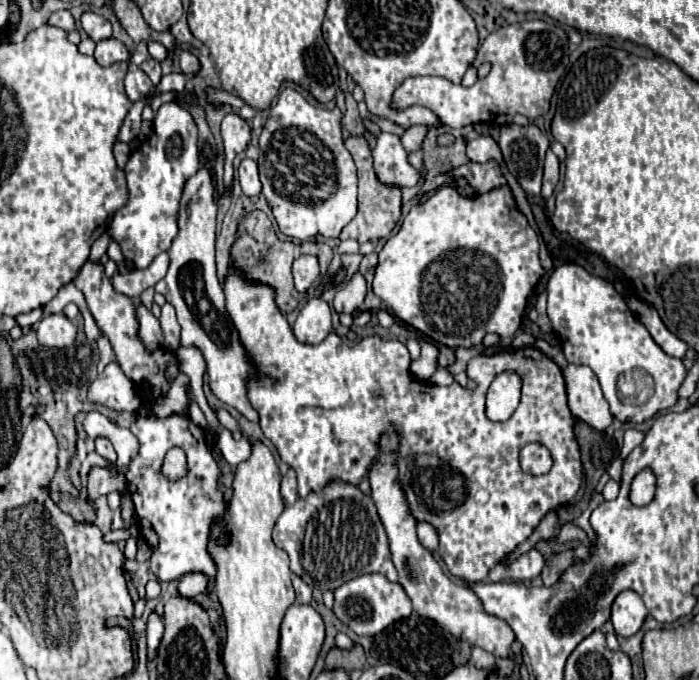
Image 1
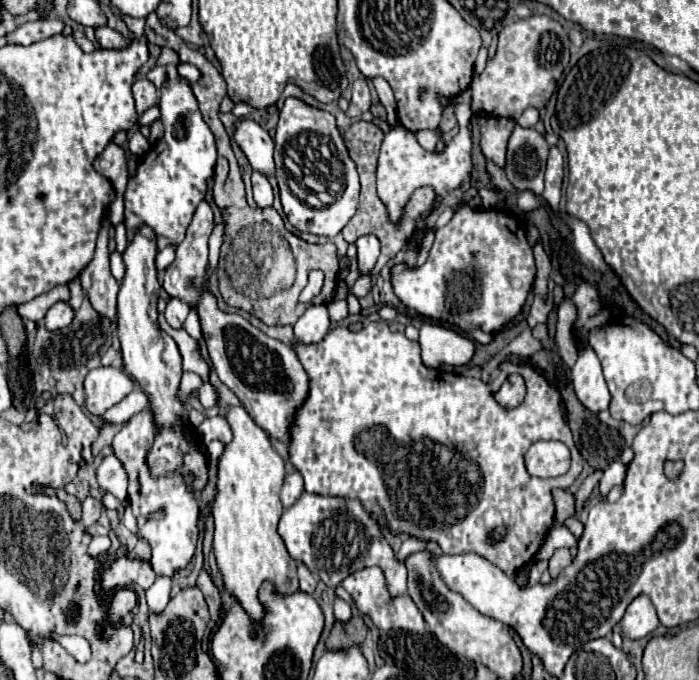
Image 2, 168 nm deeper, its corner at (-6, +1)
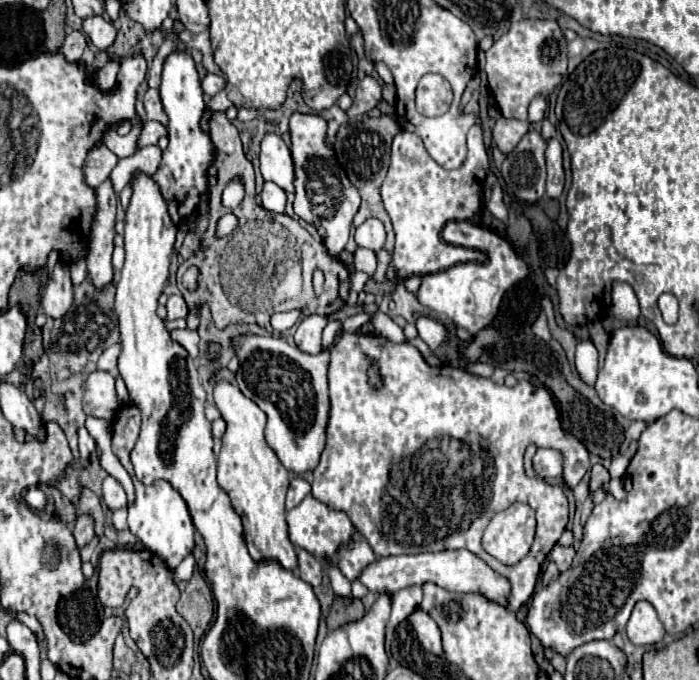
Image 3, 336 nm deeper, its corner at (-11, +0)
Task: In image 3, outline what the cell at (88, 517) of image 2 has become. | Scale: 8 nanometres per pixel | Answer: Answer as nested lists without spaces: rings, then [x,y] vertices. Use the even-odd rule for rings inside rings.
[[[79,515],[77,517],[75,529],[73,529],[73,537],[75,537],[79,549],[83,549],[95,537],[95,533],[93,533],[93,519],[89,515]]]

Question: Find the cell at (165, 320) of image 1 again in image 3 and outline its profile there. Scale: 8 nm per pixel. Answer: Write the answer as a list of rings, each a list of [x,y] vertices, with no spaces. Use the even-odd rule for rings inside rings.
[[[169,295],[167,299],[167,319],[179,319],[187,315],[187,305],[181,295]]]

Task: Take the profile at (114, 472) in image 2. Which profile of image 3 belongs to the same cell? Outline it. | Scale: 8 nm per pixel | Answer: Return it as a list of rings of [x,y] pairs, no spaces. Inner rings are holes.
[[[107,477],[107,479],[103,481],[103,503],[105,503],[111,511],[117,511],[117,509],[127,507],[127,495],[125,495],[123,487],[121,487],[113,477]]]

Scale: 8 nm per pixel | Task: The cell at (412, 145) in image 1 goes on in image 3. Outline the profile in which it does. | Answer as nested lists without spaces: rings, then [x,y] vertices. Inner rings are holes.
[[[523,19],[511,25],[487,51],[487,81],[503,117],[527,119],[527,107],[535,95],[549,95],[567,71],[567,41],[551,19]]]

